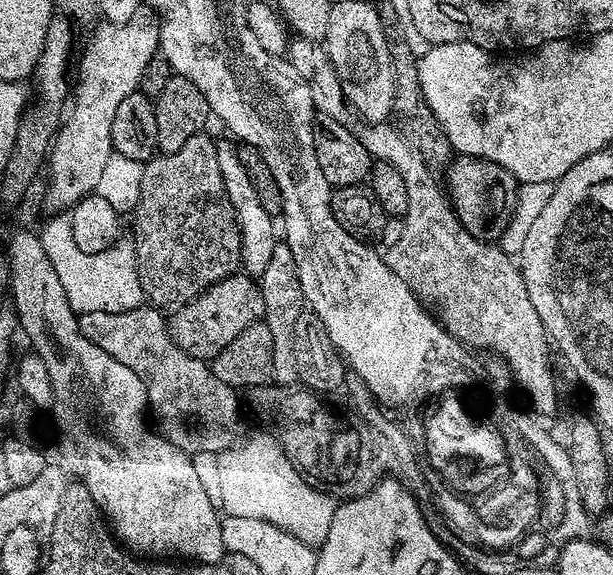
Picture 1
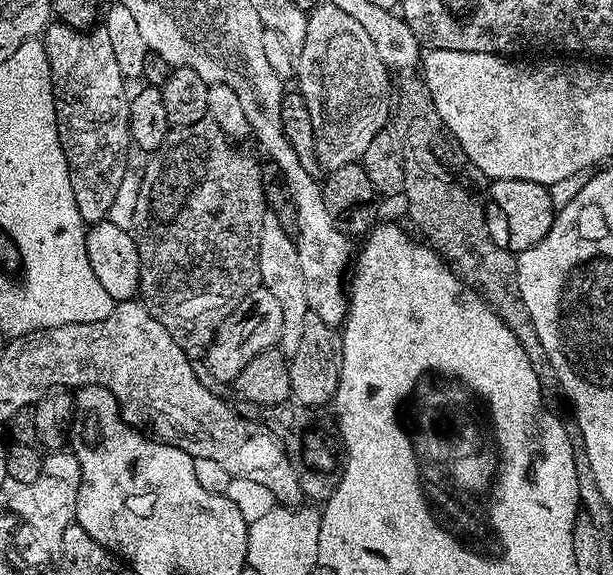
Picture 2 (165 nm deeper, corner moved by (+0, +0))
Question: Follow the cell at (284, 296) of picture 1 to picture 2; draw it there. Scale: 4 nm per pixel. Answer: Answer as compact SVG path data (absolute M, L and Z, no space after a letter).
M265 211L262 218L262 234L258 238L258 266L260 284L268 288L282 306L282 338L278 347L285 357L291 358L298 350L298 342L302 338L302 322L310 309L302 266L298 266L298 250L293 233L282 230L278 218L274 218L270 211Z

